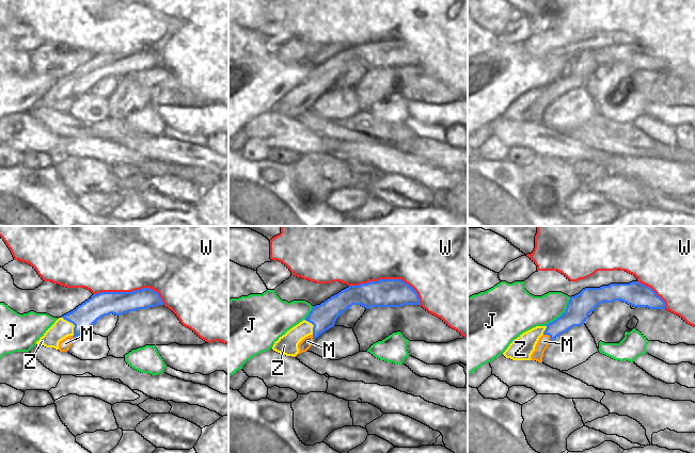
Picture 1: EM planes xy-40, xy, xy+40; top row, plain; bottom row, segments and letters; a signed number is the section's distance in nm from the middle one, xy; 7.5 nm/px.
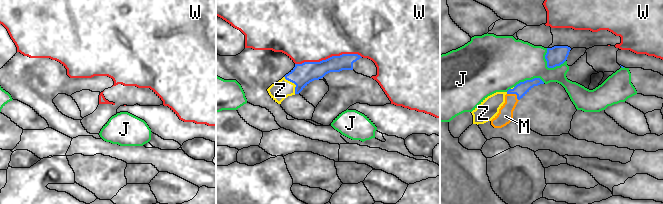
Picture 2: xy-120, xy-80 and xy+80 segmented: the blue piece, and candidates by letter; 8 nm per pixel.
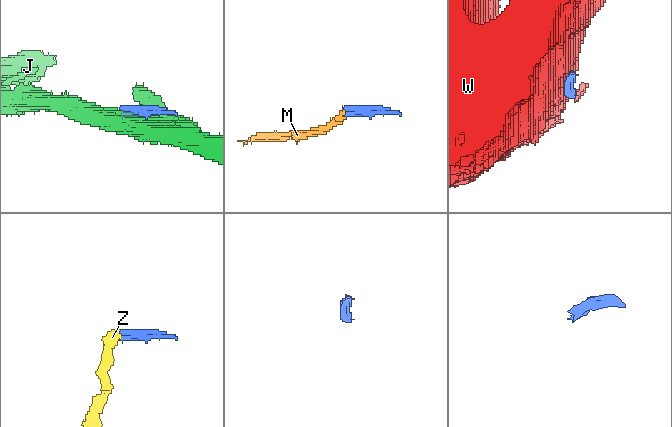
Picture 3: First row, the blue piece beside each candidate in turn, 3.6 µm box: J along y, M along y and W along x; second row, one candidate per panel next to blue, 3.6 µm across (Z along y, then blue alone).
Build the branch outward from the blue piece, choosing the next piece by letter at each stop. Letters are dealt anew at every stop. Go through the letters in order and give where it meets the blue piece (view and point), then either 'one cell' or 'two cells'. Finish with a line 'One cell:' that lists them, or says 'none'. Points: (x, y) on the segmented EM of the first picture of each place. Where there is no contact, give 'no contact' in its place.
J: meets blue in xy+40 at (562, 314); two cells
M: meets blue in xy+40 at (549, 335); two cells
W: meets blue in xy at (389, 279); two cells
Z: meets blue in xy-40 at (73, 323); two cells
One cell: none

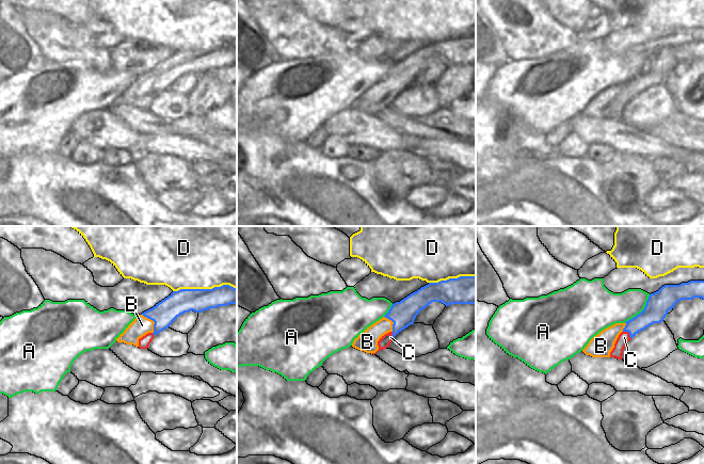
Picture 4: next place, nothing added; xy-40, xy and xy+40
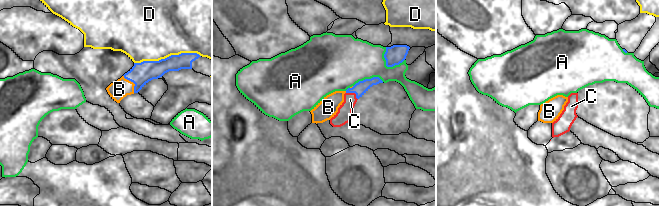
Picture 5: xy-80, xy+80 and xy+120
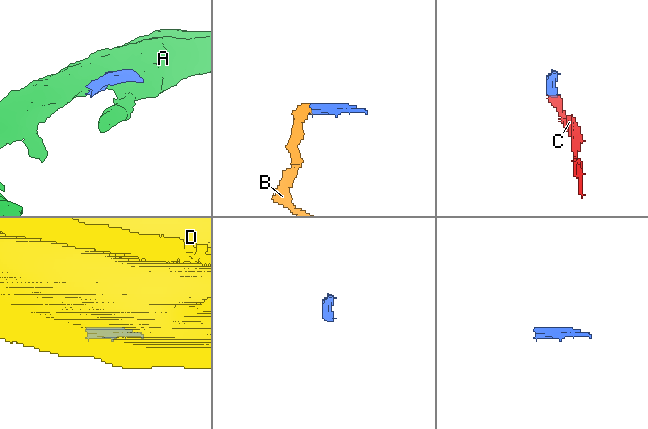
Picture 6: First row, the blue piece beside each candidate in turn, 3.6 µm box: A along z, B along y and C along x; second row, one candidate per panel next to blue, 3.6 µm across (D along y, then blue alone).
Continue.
A: meets blue in xy+40 at (641, 312); two cells
B: meets blue in xy-40 at (153, 320); two cells
C: meets blue in xy+40 at (628, 332); two cells
D: meets blue in xy-40 at (204, 289); two cells
One cell: none

